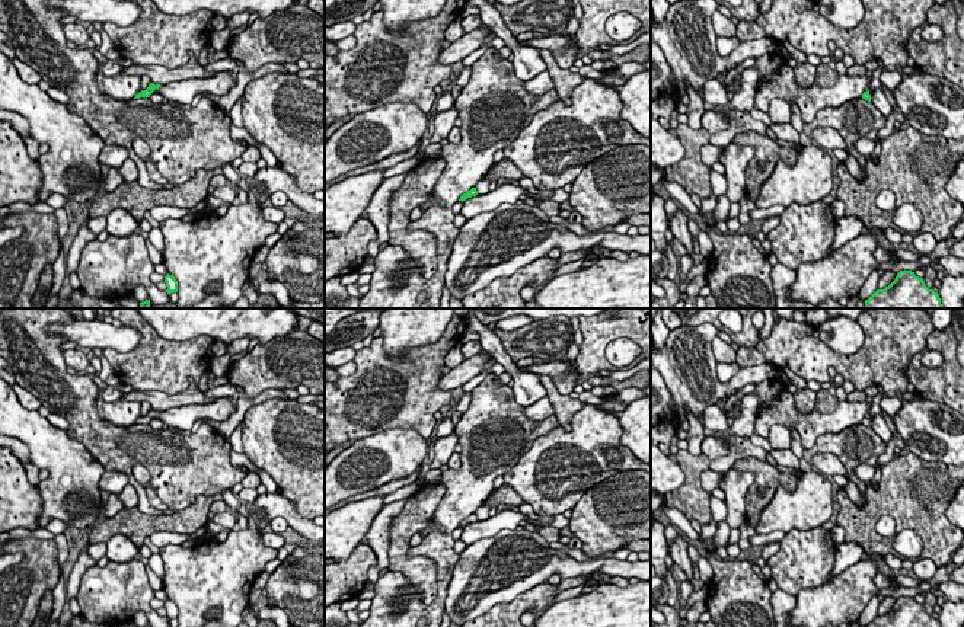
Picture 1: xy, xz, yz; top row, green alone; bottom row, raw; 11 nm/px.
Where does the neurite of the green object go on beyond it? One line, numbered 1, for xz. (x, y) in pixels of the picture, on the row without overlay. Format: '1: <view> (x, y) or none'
1: none

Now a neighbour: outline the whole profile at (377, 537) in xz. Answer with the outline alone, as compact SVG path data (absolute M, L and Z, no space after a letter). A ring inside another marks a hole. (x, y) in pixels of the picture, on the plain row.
M409 498L392 503L386 503L373 519L373 524L367 532L367 544L374 551L377 564L370 567L368 570L370 585L360 592L358 601L373 599L374 583L379 579L379 573L383 569L389 567L389 537L390 537L389 527L392 519L396 515L399 515L399 512L403 509L408 499Z

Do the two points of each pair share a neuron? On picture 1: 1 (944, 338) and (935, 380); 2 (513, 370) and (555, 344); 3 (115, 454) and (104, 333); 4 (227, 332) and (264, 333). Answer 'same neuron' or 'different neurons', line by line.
1: same neuron
2: different neurons
3: different neurons
4: same neuron

